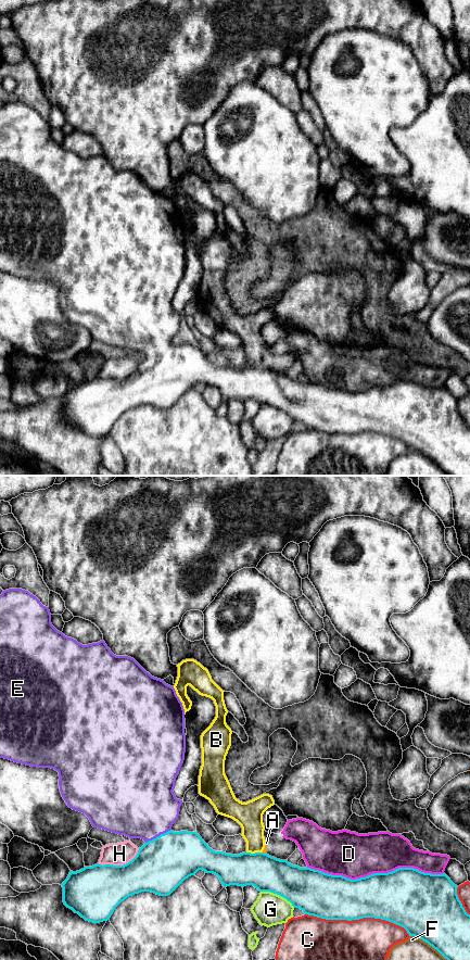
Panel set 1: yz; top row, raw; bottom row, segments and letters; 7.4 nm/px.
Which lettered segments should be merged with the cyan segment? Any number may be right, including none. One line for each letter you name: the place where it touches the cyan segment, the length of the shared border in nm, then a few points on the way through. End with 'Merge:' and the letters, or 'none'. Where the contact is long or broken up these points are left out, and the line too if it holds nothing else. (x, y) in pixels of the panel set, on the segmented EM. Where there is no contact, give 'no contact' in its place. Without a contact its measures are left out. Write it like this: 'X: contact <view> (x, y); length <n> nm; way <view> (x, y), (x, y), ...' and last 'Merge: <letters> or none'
E: contact yz (157, 836); length 220 nm; way yz (162, 864), (162, 844), (157, 836), (150, 815), (143, 806)
Merge: E

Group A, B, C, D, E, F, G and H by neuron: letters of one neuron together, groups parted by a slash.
A B / C / D / E / F / G / H

